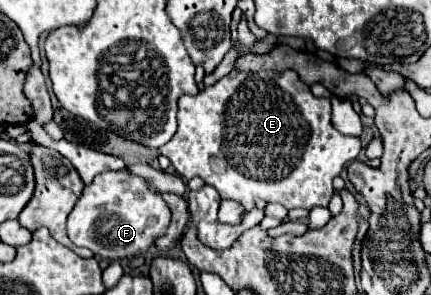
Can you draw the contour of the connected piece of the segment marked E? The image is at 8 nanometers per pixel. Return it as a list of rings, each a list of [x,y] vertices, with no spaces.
[[[232,71],[230,75],[222,77],[220,81],[216,81],[214,85],[210,87],[204,87],[198,95],[182,95],[178,99],[178,131],[174,135],[174,139],[166,145],[162,145],[160,153],[164,157],[168,157],[174,165],[174,169],[184,177],[184,179],[192,179],[192,177],[202,177],[206,185],[212,185],[218,189],[220,197],[222,199],[234,199],[238,203],[242,203],[246,207],[246,211],[252,209],[254,201],[256,199],[264,199],[266,203],[282,203],[286,209],[294,209],[294,207],[304,207],[304,209],[312,209],[316,205],[320,207],[328,207],[332,195],[334,195],[334,187],[332,187],[332,181],[334,177],[340,175],[340,171],[344,169],[344,165],[348,161],[352,161],[354,157],[358,157],[362,145],[360,145],[360,139],[354,139],[354,137],[346,137],[342,133],[338,133],[334,127],[332,127],[332,107],[330,107],[330,99],[326,97],[314,97],[310,93],[310,87],[306,83],[300,81],[300,77],[294,73],[294,71],[282,71],[282,73],[274,73],[274,71],[258,71],[258,73],[252,73],[252,71]]]

